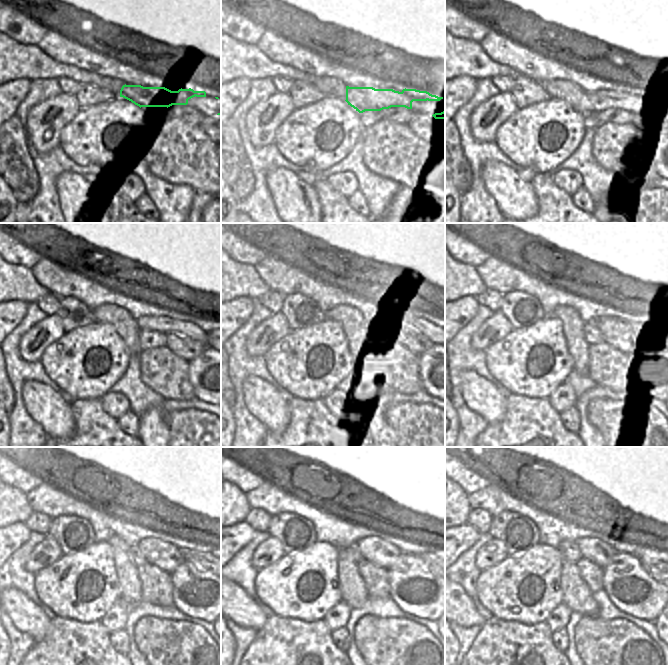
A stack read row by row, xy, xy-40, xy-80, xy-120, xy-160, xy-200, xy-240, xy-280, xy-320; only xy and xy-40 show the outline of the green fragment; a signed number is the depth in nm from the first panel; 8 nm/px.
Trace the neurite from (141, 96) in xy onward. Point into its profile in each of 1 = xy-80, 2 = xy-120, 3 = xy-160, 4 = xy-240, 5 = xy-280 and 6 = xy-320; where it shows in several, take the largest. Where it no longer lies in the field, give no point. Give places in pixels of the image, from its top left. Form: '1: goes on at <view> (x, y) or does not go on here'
1: goes on at xy-80 (591, 101)
2: goes on at xy-120 (198, 330)
3: goes on at xy-160 (418, 326)
4: goes on at xy-240 (200, 560)
5: goes on at xy-280 (424, 558)
6: goes on at xy-320 (648, 567)

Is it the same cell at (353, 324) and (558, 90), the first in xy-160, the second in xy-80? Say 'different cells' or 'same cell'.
same cell

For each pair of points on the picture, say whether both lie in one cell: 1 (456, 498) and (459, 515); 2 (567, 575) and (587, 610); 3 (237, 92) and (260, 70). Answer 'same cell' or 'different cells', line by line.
1: same cell
2: same cell
3: different cells

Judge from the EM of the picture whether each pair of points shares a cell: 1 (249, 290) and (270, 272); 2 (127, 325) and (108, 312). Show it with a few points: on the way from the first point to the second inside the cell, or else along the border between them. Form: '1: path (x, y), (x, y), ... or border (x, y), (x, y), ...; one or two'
1: border (253, 267), (259, 278), (270, 290); two
2: path (122, 321), (113, 314); one

